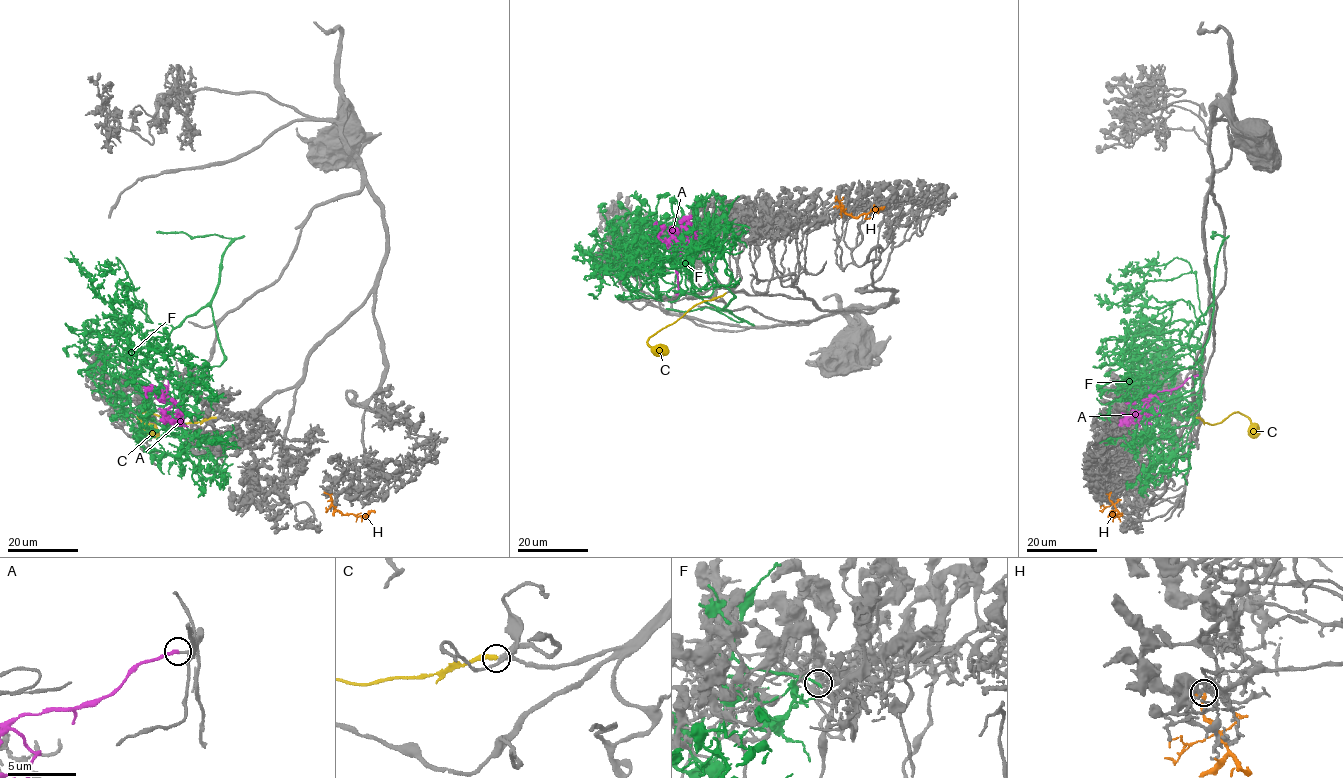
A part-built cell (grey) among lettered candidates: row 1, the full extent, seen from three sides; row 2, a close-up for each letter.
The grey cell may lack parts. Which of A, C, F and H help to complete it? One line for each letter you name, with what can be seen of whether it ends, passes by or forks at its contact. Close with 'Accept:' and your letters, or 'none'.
A: it ends
Accept: A

